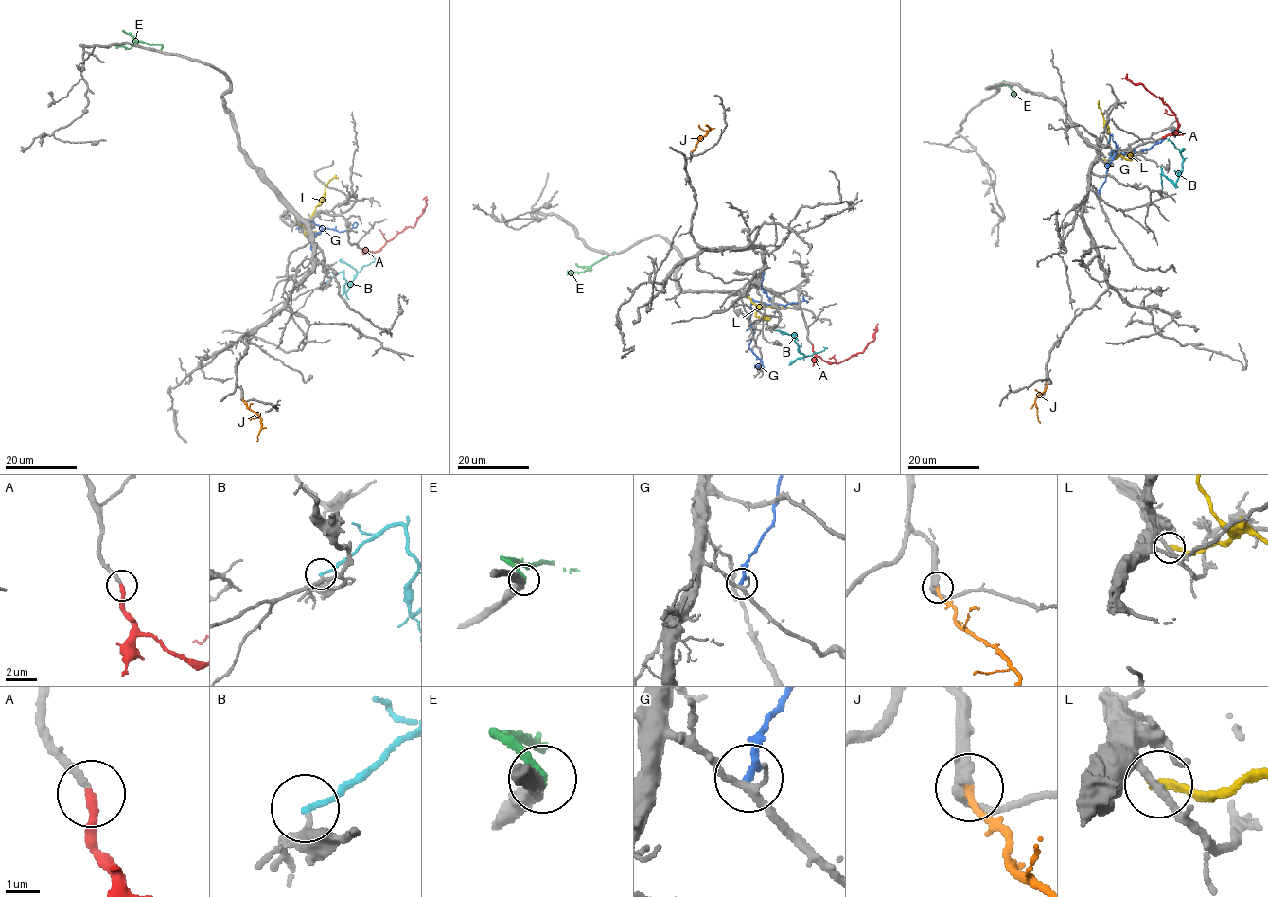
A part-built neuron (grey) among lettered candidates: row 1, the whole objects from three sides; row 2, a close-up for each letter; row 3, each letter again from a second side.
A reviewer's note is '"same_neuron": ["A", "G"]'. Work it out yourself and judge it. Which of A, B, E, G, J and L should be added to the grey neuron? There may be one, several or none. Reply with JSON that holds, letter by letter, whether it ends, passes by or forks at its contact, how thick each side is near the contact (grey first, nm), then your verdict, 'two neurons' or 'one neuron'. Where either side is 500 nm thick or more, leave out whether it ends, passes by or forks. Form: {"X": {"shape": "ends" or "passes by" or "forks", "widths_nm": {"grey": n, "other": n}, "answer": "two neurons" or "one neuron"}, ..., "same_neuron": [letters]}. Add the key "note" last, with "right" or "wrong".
{"A": {"shape": "ends", "widths_nm": {"grey": 200, "other": 280}, "answer": "one neuron"}, "B": {"shape": "ends", "widths_nm": {"grey": 130, "other": 160}, "answer": "two neurons"}, "E": {"shape": "ends", "widths_nm": {"grey": 360, "other": 260}, "answer": "two neurons"}, "G": {"shape": "ends", "widths_nm": {"grey": 190, "other": 200}, "answer": "two neurons"}, "J": {"shape": "ends", "widths_nm": {"grey": 280, "other": 190}, "answer": "one neuron"}, "L": {"shape": "ends", "widths_nm": {"grey": 240, "other": 240}, "answer": "two neurons"}, "same_neuron": ["A", "J"], "note": "wrong"}

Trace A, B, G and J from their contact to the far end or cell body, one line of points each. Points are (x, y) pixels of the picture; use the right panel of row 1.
A: (1161, 138), (1177, 129), (1173, 113), (1159, 96), (1127, 78)
B: (1162, 187), (1162, 169), (1162, 174), (1174, 184), (1182, 168), (1183, 157), (1168, 140)
G: (1098, 194), (1116, 151), (1111, 152), (1111, 156), (1144, 150), (1171, 131)
J: (1047, 383), (1045, 391), (1035, 401), (1040, 422)

